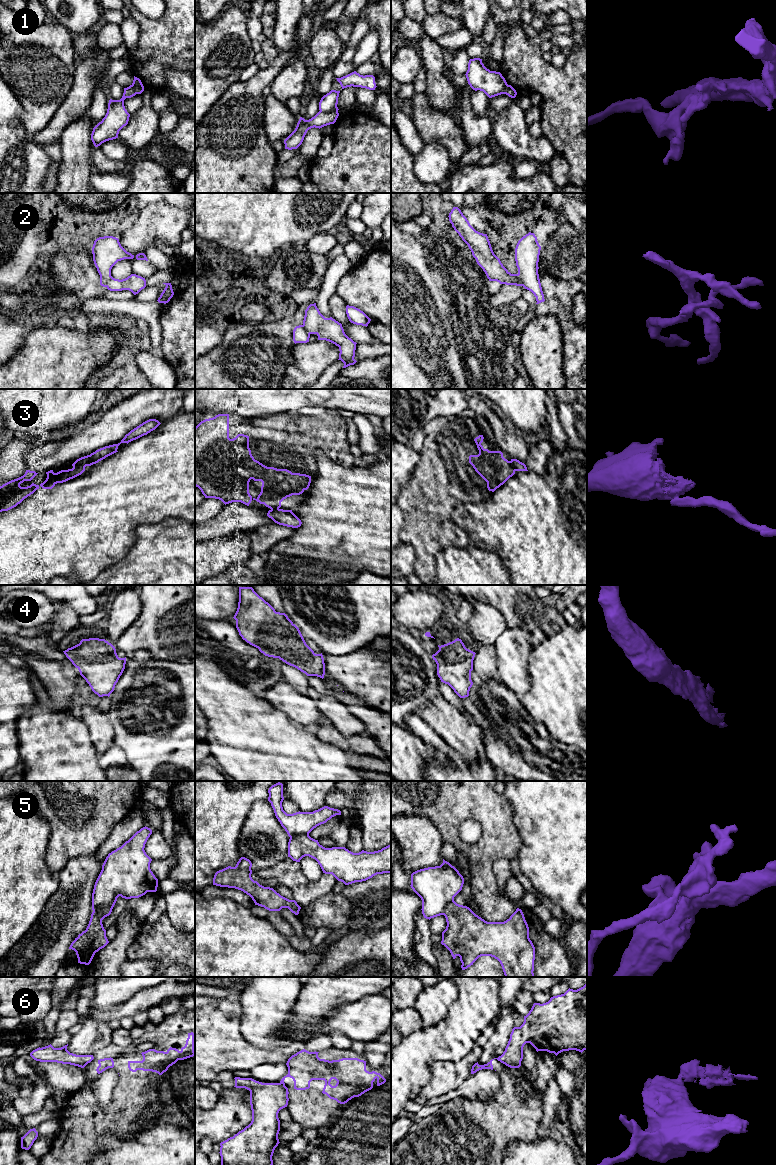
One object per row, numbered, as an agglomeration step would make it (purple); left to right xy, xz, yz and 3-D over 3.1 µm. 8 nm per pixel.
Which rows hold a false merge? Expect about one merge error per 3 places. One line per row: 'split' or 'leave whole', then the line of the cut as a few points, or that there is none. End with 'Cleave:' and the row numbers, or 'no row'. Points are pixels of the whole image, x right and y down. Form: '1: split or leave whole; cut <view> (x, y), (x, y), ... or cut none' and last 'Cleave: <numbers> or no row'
1: split; cut xz (337, 109), (320, 111)
2: split; cut yz (517, 274), (523, 285)
3: split; cut xy (73, 466), (82, 466), (84, 468)
4: leave whole; cut none
5: split; cut xy (113, 905), (110, 908), (99, 908), (93, 911)
6: split; cut xz (280, 1082), (284, 1085)
Cleave: 1, 2, 3, 5, 6

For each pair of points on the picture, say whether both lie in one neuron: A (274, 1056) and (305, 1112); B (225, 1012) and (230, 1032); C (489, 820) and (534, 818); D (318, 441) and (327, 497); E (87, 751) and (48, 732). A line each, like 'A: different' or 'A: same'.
A: different
B: same
C: different
D: different
E: same

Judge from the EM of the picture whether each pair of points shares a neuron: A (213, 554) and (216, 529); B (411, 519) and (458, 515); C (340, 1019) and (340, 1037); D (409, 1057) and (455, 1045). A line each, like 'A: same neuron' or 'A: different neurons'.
A: different neurons
B: different neurons
C: different neurons
D: same neuron

